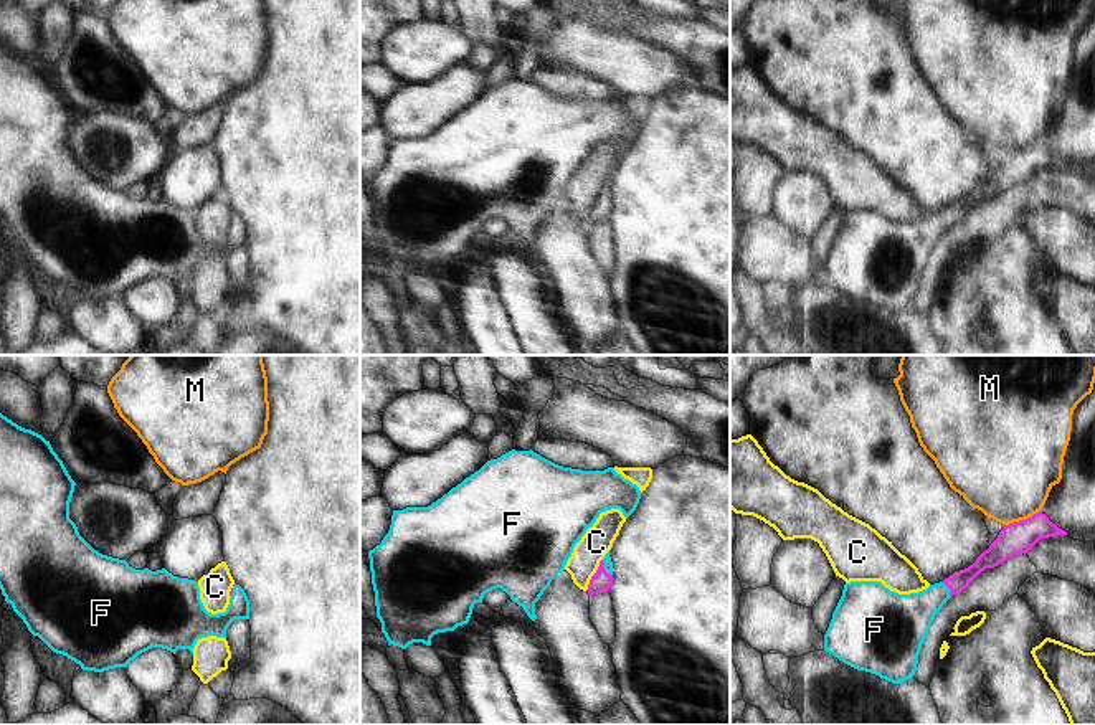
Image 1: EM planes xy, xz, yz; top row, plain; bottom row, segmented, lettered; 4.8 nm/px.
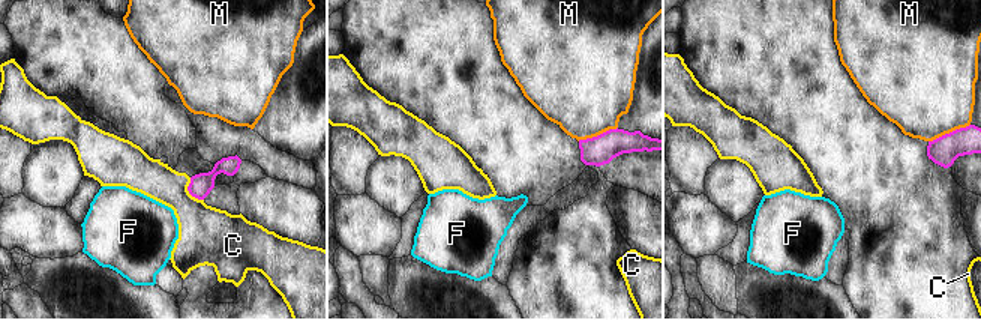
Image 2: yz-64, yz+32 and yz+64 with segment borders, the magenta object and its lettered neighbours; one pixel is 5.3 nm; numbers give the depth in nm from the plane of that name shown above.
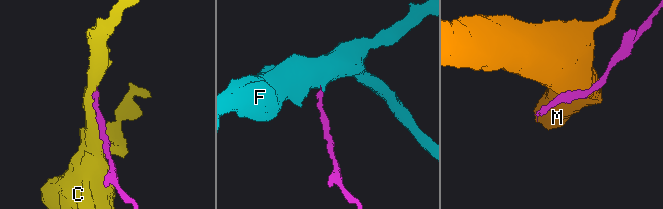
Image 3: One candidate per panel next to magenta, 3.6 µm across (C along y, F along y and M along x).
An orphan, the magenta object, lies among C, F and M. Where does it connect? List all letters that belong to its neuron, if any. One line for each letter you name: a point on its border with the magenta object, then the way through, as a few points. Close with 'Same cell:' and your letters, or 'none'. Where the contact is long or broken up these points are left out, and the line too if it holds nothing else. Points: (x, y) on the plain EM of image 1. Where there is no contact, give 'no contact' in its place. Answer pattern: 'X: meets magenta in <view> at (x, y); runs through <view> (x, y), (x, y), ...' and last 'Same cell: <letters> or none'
F: meets magenta in yz at (948, 217); runs through yz (990, 189), (948, 217), (907, 246)
Same cell: F

